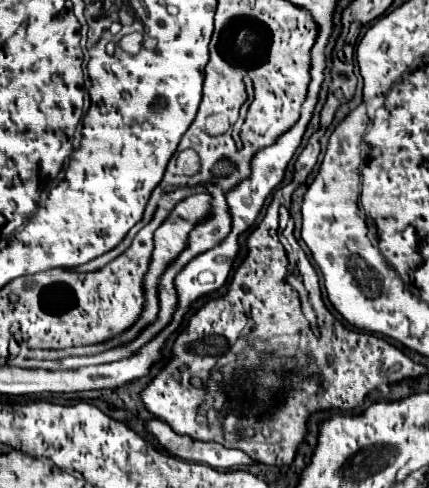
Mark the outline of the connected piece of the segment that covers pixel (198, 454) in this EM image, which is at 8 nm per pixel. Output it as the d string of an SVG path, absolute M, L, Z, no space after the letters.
M162 420L146 422L146 430L152 432L168 452L172 452L174 456L188 460L188 462L200 462L200 464L208 464L208 466L220 468L220 470L238 468L242 464L252 464L252 460L242 450L226 448L218 442L202 442L202 440L194 440L190 436L176 434Z

